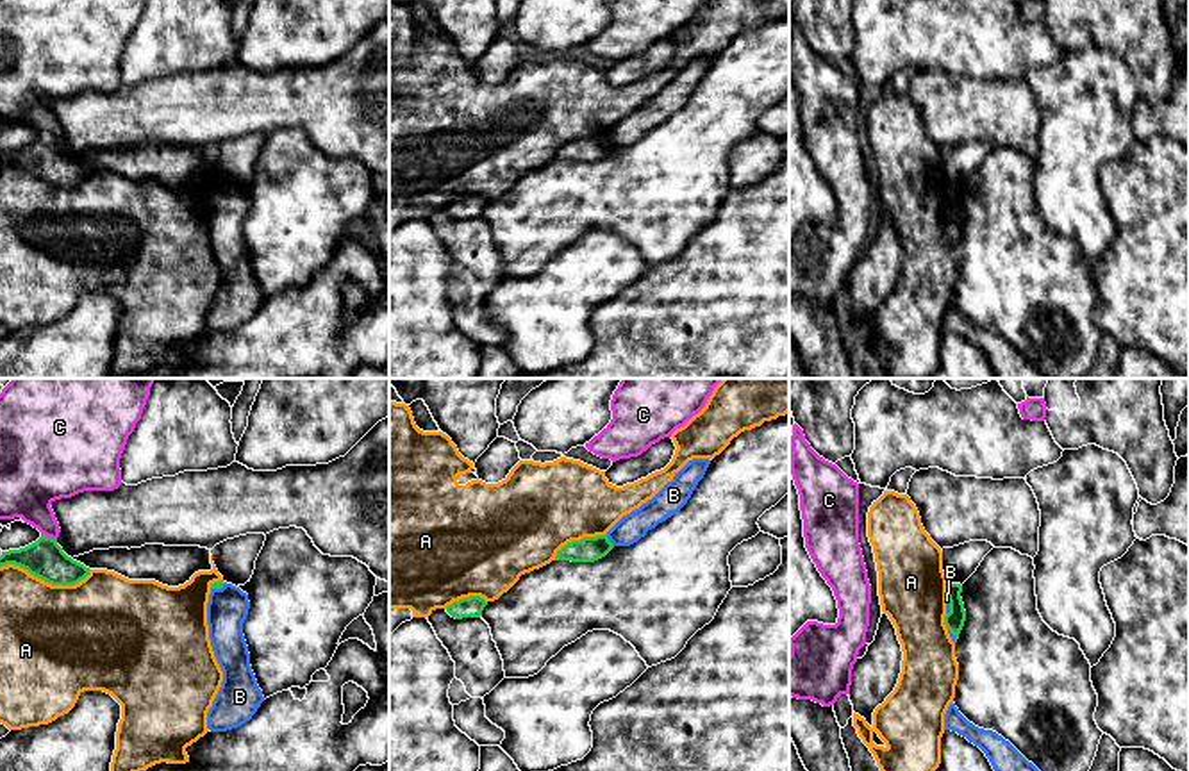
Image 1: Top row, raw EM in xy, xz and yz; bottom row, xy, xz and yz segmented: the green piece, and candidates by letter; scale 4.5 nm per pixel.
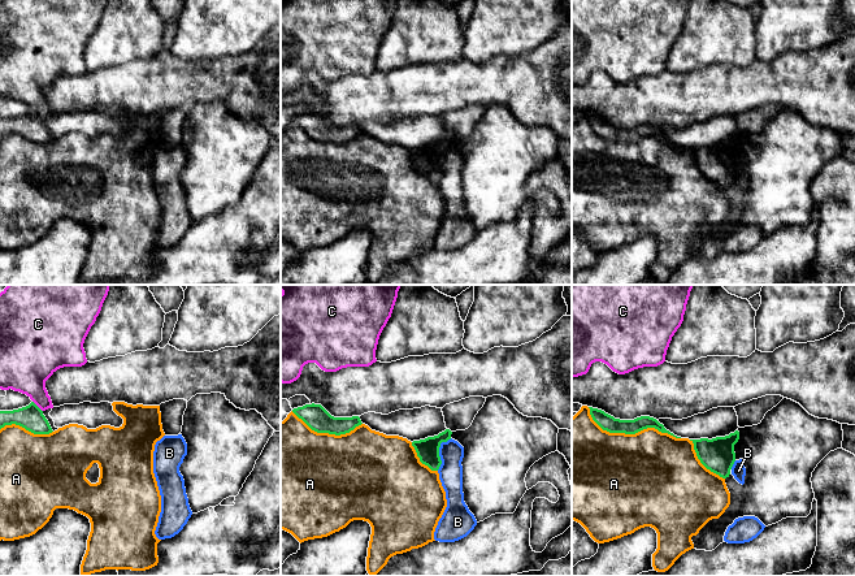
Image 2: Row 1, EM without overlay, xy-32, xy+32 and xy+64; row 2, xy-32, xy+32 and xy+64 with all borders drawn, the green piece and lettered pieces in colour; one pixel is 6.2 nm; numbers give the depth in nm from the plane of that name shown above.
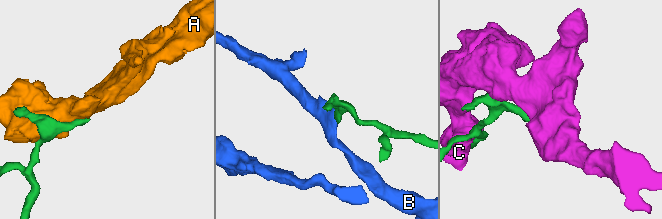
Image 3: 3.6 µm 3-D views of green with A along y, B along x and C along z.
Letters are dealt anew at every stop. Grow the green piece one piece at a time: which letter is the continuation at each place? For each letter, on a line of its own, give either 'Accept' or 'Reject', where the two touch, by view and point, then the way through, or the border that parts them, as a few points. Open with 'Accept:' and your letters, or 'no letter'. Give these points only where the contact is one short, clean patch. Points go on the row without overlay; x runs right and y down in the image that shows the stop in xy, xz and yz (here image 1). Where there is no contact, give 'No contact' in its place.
Accept: no letter
A: Reject. Touches green at xy (47, 181)
B: Reject. Touches green at xz (609, 141). Boundary: xz (606, 134), (613, 147)
C: Reject. Touches green at xy (49, 138)

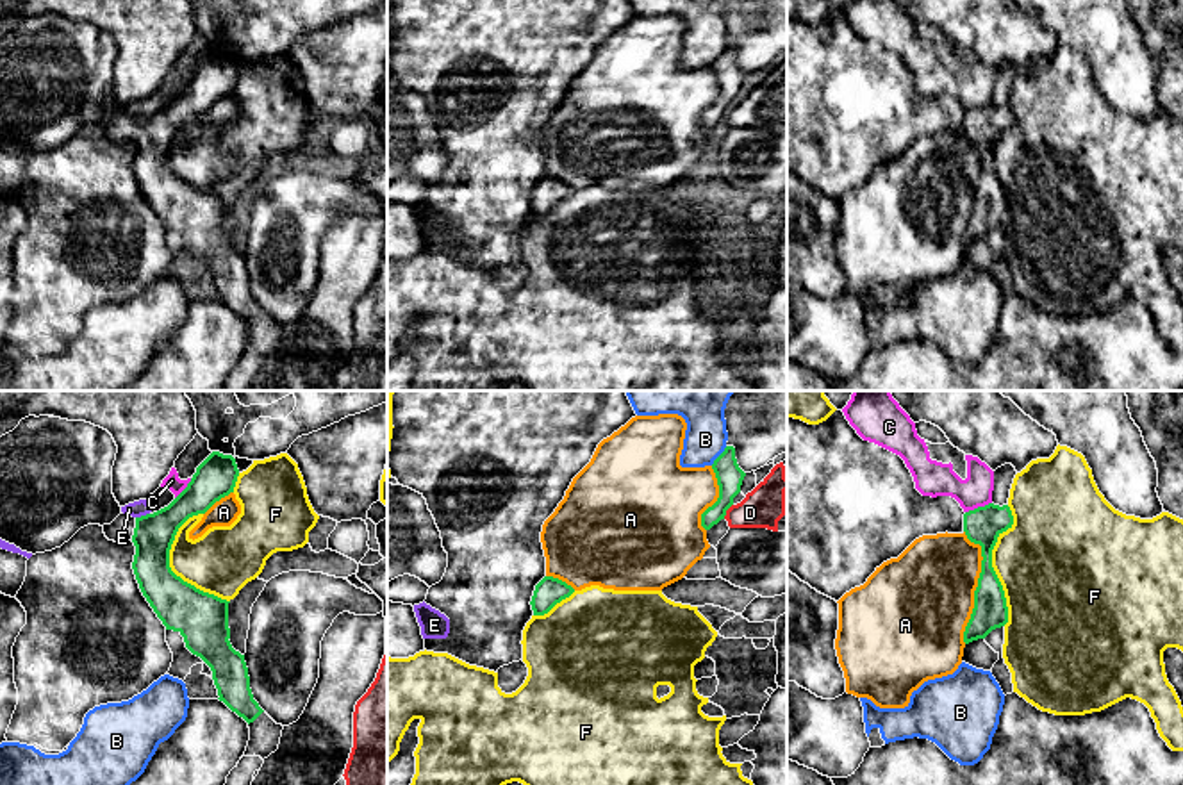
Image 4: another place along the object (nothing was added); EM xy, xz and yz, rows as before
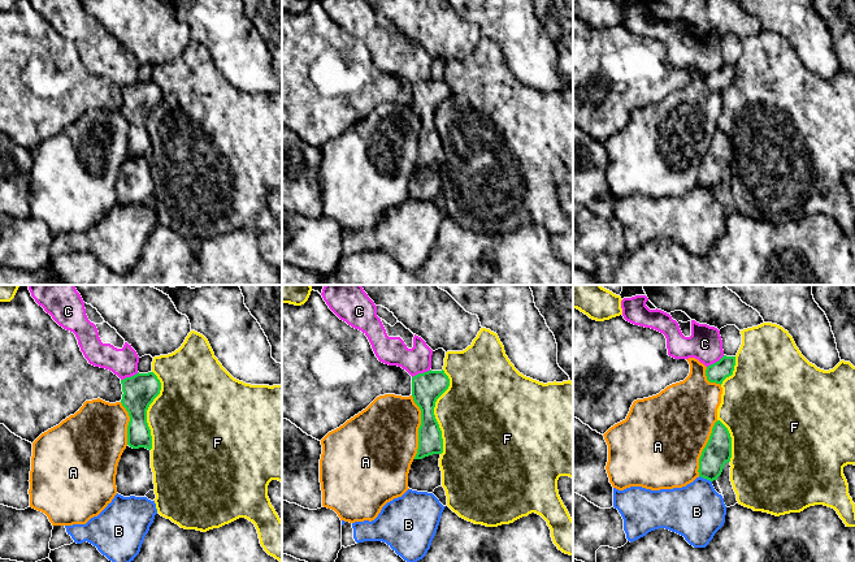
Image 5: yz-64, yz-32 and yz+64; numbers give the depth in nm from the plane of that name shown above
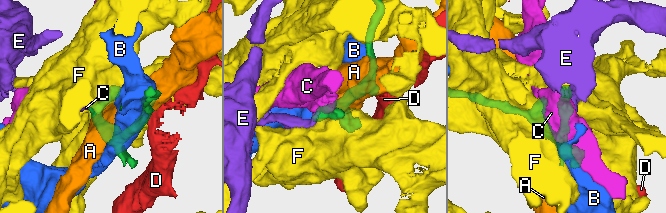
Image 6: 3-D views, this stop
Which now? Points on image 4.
Accept: no letter
A: Reject. Touches green at yz (978, 186)
B: Reject. Touches green at xz (719, 56)
C: Reject. Touches green at yz (978, 107). Boundary: yz (991, 102), (966, 113)
D: Reject. Touches green at xz (727, 109). Boundary: xz (732, 104), (723, 118)
E: Reject. Touches green at xy (141, 116). Boundary: xy (148, 113), (136, 118)
F: Reject. Touches green at yz (991, 166)

